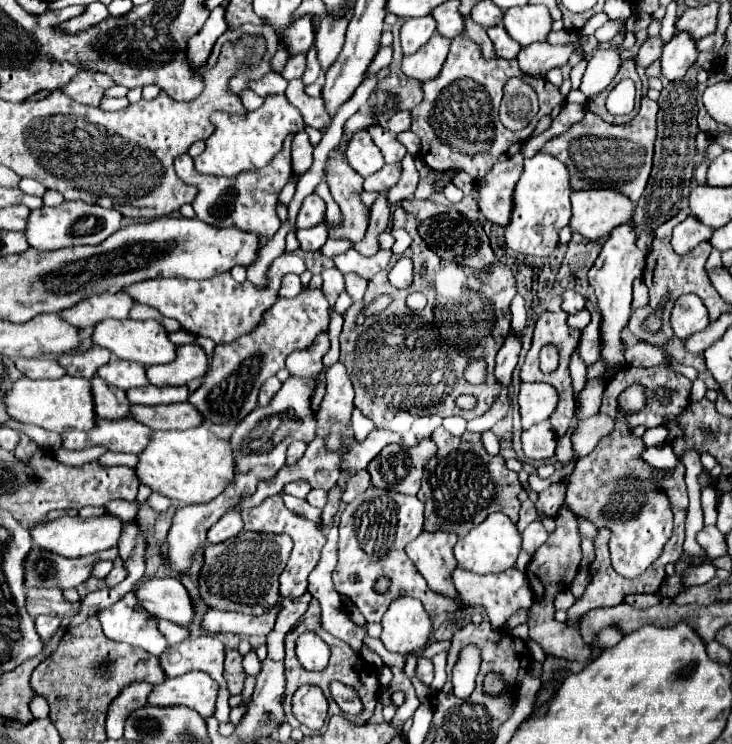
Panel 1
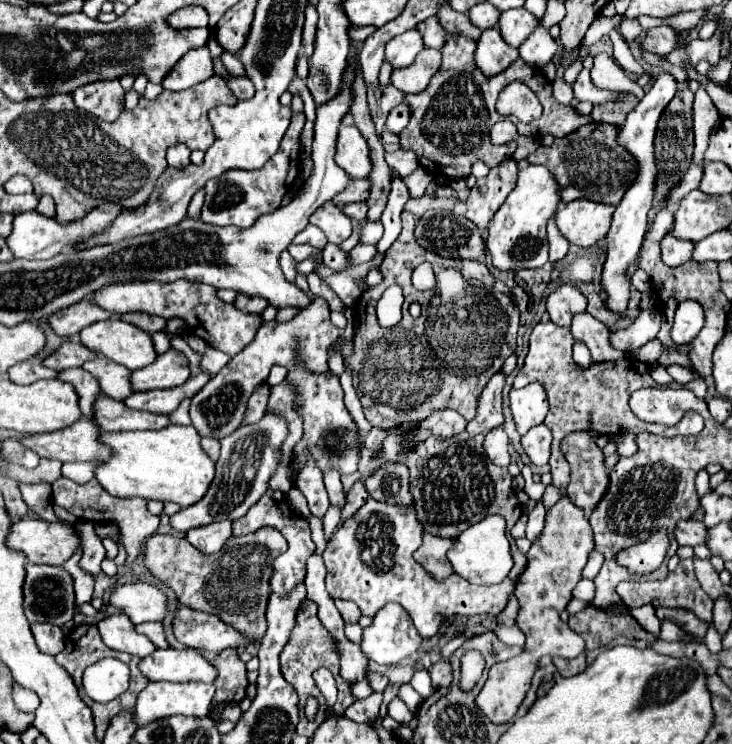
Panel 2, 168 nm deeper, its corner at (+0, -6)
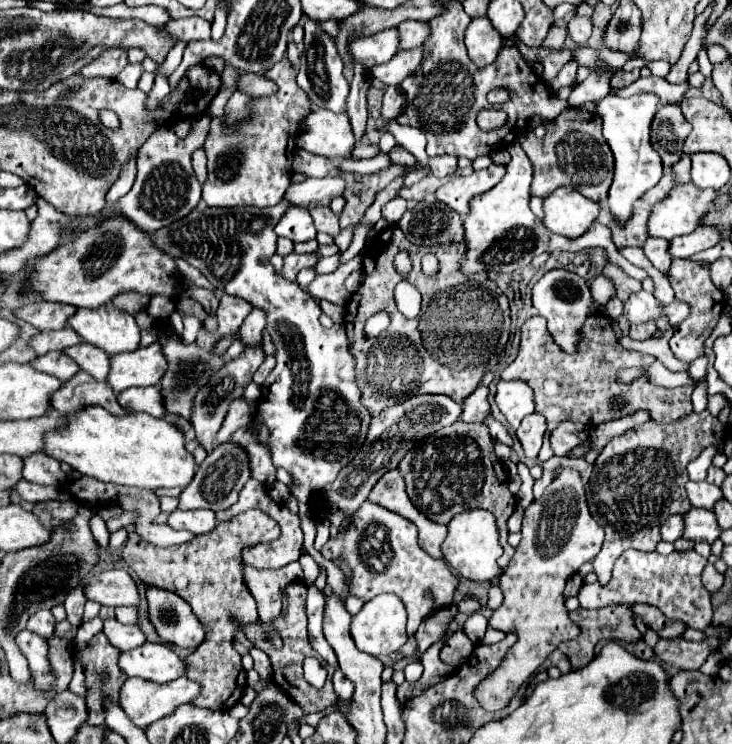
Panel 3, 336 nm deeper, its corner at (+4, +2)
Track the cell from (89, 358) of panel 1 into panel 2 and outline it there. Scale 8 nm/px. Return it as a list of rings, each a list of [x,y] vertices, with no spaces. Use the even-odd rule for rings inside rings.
[[[68,340],[68,342],[60,344],[60,348],[56,348],[54,354],[44,358],[44,366],[60,372],[60,370],[66,370],[66,368],[82,366],[84,362],[94,360],[94,358],[96,358],[96,352],[92,352],[90,348],[86,348],[80,342],[70,342]]]

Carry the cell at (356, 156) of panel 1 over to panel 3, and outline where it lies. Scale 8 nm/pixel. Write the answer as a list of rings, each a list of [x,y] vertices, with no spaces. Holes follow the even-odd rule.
[[[328,110],[310,112],[298,128],[298,146],[326,158],[350,158],[356,138],[348,114]]]

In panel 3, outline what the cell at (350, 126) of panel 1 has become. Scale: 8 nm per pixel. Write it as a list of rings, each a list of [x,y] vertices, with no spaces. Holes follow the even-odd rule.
[[[397,144],[390,152],[389,157],[393,164],[410,166],[417,162],[416,158]],[[397,149],[397,150],[395,150]]]

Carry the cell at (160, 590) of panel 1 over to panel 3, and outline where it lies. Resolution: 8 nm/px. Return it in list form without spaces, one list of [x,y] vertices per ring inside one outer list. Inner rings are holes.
[[[104,570],[86,580],[86,598],[102,606],[138,606],[140,596],[136,582],[124,570]]]

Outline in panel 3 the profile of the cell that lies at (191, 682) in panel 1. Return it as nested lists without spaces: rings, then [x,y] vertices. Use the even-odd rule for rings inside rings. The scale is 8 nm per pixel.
[[[182,676],[176,678],[168,684],[158,684],[152,680],[142,680],[142,678],[128,678],[120,690],[120,706],[122,710],[128,714],[128,718],[138,726],[138,728],[148,728],[148,724],[168,716],[176,706],[180,704],[190,704],[194,702],[194,698],[200,694],[200,684]]]

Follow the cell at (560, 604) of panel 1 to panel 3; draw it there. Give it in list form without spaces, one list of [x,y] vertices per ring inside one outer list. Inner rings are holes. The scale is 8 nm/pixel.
[[[628,550],[616,560],[612,580],[606,586],[600,586],[598,582],[582,586],[578,600],[582,608],[604,608],[612,602],[620,604],[644,602],[660,608],[668,618],[682,620],[690,628],[706,630],[712,622],[712,604],[710,604],[710,592],[706,592],[706,588],[700,582],[704,566],[706,558],[702,558],[694,550],[672,552],[668,556],[662,556],[658,552]]]

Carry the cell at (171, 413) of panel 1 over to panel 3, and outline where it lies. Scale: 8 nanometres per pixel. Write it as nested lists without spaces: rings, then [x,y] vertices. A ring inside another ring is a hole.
[[[80,370],[72,380],[64,382],[58,392],[54,392],[52,408],[64,416],[72,416],[72,412],[80,412],[84,406],[102,406],[114,416],[130,414],[116,402],[116,394],[106,382],[98,382]]]

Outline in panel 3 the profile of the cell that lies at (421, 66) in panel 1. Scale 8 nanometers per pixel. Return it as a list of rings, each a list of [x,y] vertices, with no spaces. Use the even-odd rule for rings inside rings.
[[[412,48],[412,50],[400,50],[390,62],[380,64],[372,68],[372,76],[382,80],[386,86],[400,86],[400,82],[406,76],[412,76],[424,62],[424,50]]]

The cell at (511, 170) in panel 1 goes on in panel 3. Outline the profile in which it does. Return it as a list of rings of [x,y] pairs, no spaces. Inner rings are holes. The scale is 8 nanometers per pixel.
[[[488,166],[488,168],[472,172],[468,176],[456,176],[454,180],[450,180],[442,188],[438,188],[436,196],[438,196],[438,200],[442,200],[450,208],[454,208],[462,218],[466,218],[470,200],[474,196],[480,196],[480,194],[488,192],[490,188],[494,188],[504,178],[504,174],[506,174],[504,166]]]

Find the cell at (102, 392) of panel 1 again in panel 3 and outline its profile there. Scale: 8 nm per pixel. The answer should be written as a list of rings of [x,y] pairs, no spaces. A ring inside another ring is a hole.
[[[48,352],[48,356],[38,356],[32,362],[32,366],[40,372],[56,376],[62,382],[70,380],[80,370],[80,366],[74,360],[70,360],[70,356],[66,356],[64,352]]]

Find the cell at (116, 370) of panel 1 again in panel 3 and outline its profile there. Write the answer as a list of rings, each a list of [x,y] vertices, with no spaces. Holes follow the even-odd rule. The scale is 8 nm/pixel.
[[[80,344],[76,348],[68,348],[68,356],[90,376],[94,376],[96,380],[104,382],[108,372],[110,372],[110,356],[92,346],[92,344]]]

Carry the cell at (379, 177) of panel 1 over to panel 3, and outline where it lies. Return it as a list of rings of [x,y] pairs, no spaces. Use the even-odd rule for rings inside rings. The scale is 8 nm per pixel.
[[[324,176],[324,178],[306,178],[302,184],[292,184],[286,192],[286,198],[294,206],[328,206],[332,198],[342,196],[346,190],[346,182],[340,176]]]

